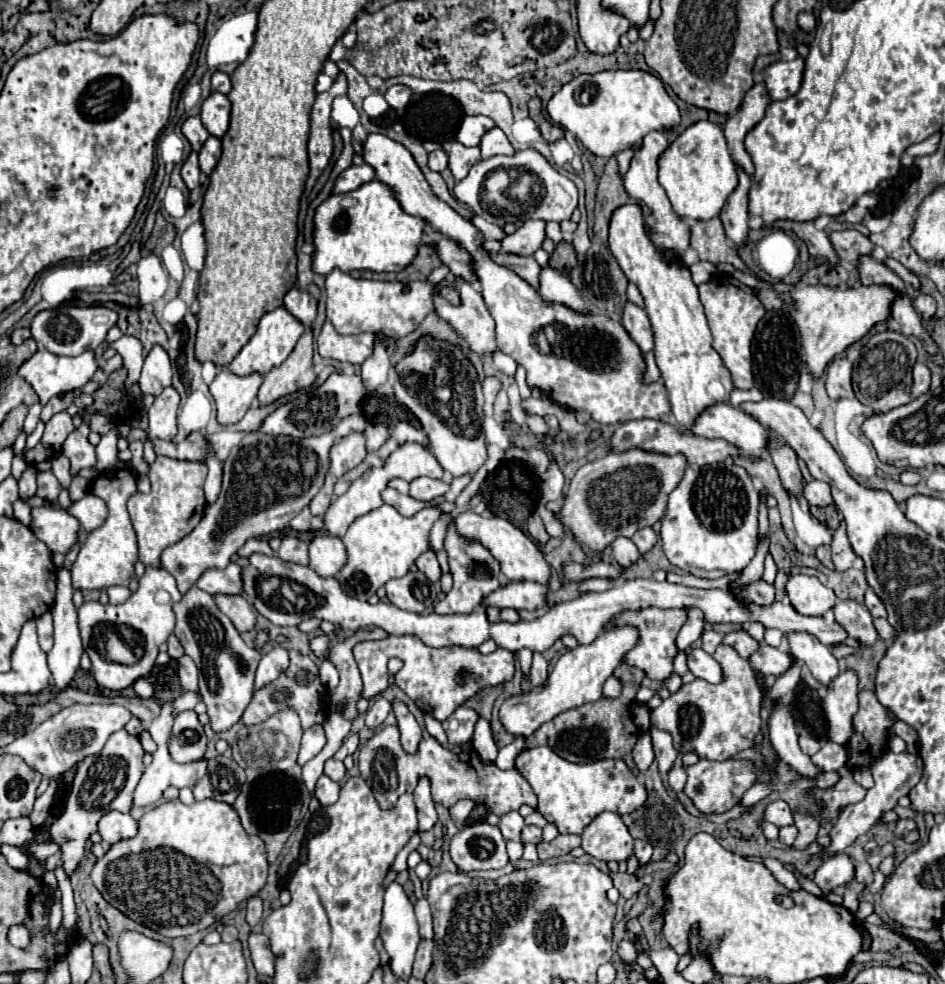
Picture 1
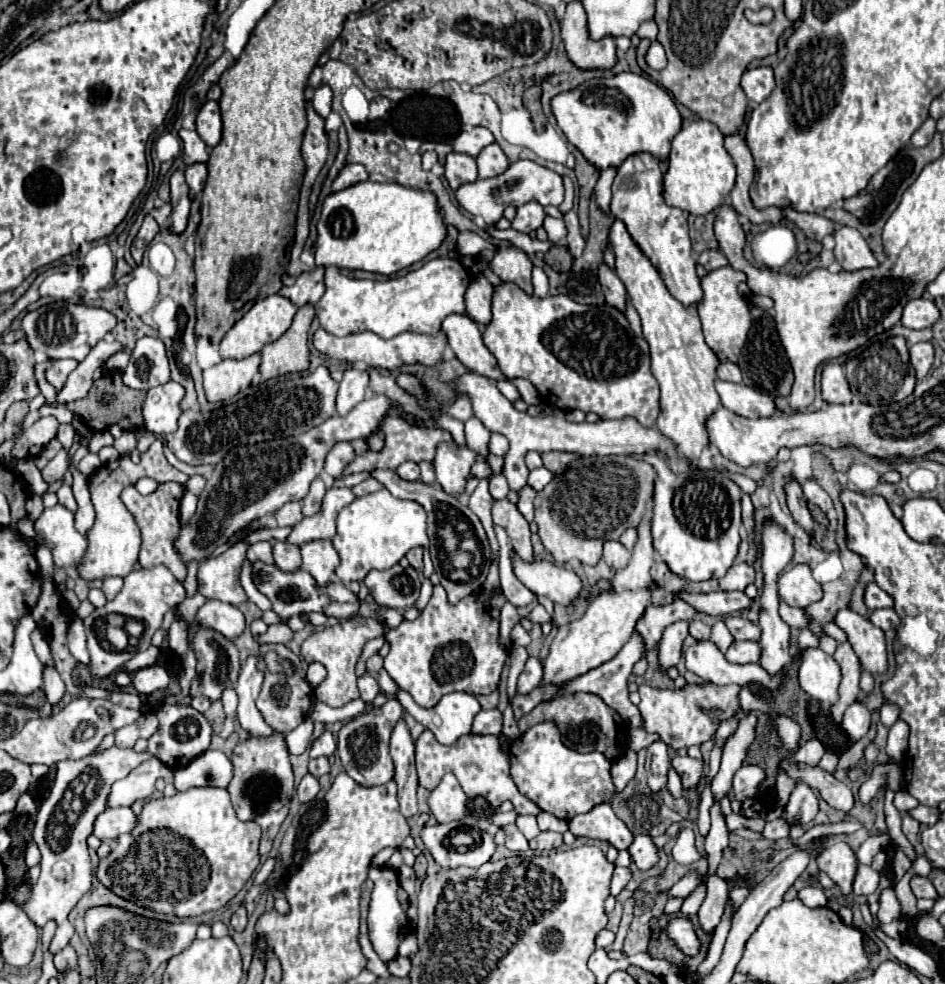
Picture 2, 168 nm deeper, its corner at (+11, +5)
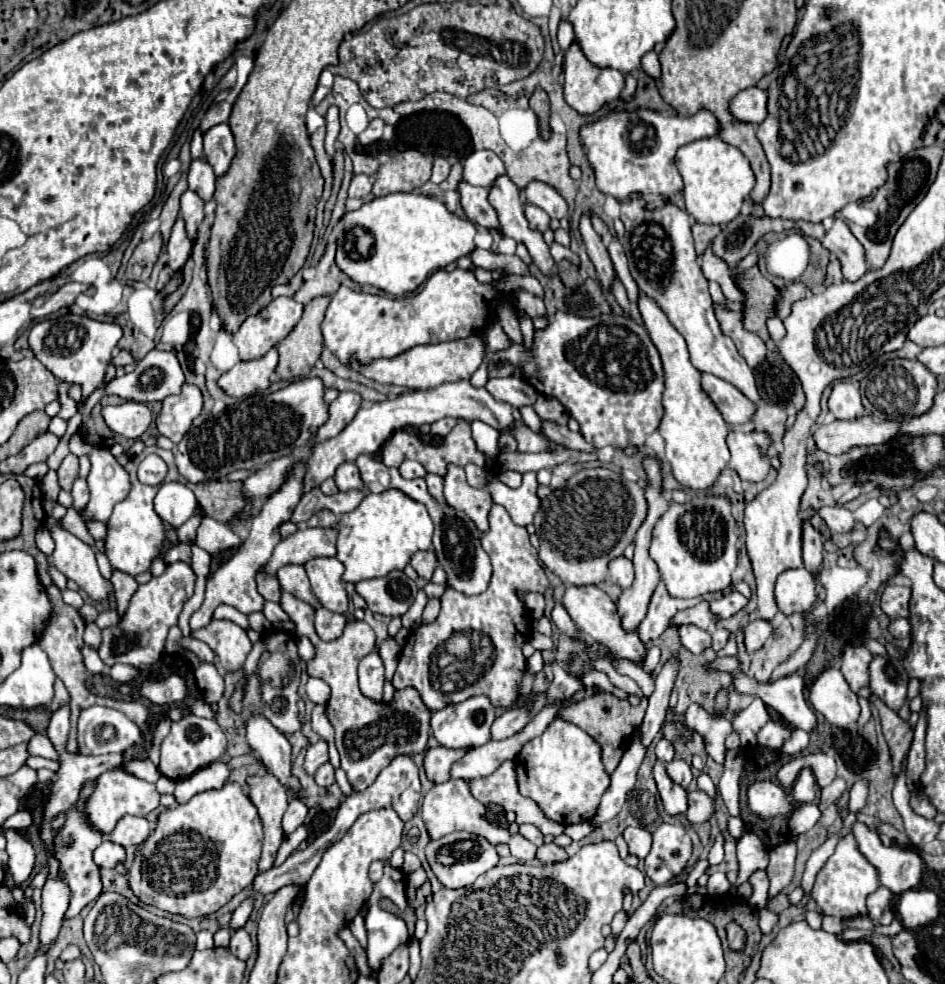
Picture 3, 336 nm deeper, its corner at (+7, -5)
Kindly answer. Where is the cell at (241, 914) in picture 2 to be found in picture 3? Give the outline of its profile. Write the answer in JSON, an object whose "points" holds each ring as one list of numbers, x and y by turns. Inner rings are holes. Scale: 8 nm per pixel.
{"points":[[240,928,240,930,236,930,236,932,232,934,230,952,232,952,236,958,244,960,244,962,250,958,250,954,252,954,252,940,250,940,250,936,246,934,244,928]]}

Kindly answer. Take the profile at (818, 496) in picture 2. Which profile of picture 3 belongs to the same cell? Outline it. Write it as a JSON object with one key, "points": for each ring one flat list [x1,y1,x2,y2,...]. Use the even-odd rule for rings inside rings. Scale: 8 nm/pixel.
{"points":[[826,506,826,508,820,508,818,514,822,516,822,520,828,524,832,532,846,534,846,532,852,532,854,528,854,516,844,506]]}

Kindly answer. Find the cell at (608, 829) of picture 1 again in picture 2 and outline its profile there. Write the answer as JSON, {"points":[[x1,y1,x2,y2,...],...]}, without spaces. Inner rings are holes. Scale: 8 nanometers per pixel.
{"points":[[602,804,594,806,586,814,574,816,568,826,574,836,602,840,616,850,626,850,632,842,632,832,626,828,626,824,614,814,612,808,602,808]]}

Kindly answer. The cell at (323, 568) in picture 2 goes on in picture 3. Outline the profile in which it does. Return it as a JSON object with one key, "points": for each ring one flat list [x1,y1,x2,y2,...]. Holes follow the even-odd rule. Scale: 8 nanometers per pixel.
{"points":[[314,558,304,568,308,572,312,592,316,594,320,604,330,612,346,614,348,594,342,582,342,562,338,558]]}

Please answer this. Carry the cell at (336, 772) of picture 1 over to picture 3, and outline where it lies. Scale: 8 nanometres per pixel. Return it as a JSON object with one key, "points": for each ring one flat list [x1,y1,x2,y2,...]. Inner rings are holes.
{"points":[[326,762,326,764,322,764,320,768,318,768,318,772,316,772,316,784,318,786,332,786,336,780,334,780,334,768,332,768,332,764,330,762]]}

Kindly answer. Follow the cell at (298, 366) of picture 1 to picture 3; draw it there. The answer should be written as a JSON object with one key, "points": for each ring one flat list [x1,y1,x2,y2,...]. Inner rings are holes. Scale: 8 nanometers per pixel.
{"points":[[316,296,306,304,300,322,294,330,278,344,280,364,276,368,286,378,304,378,316,364,322,352,322,332,320,324,324,320,326,308,330,304,330,296]]}

